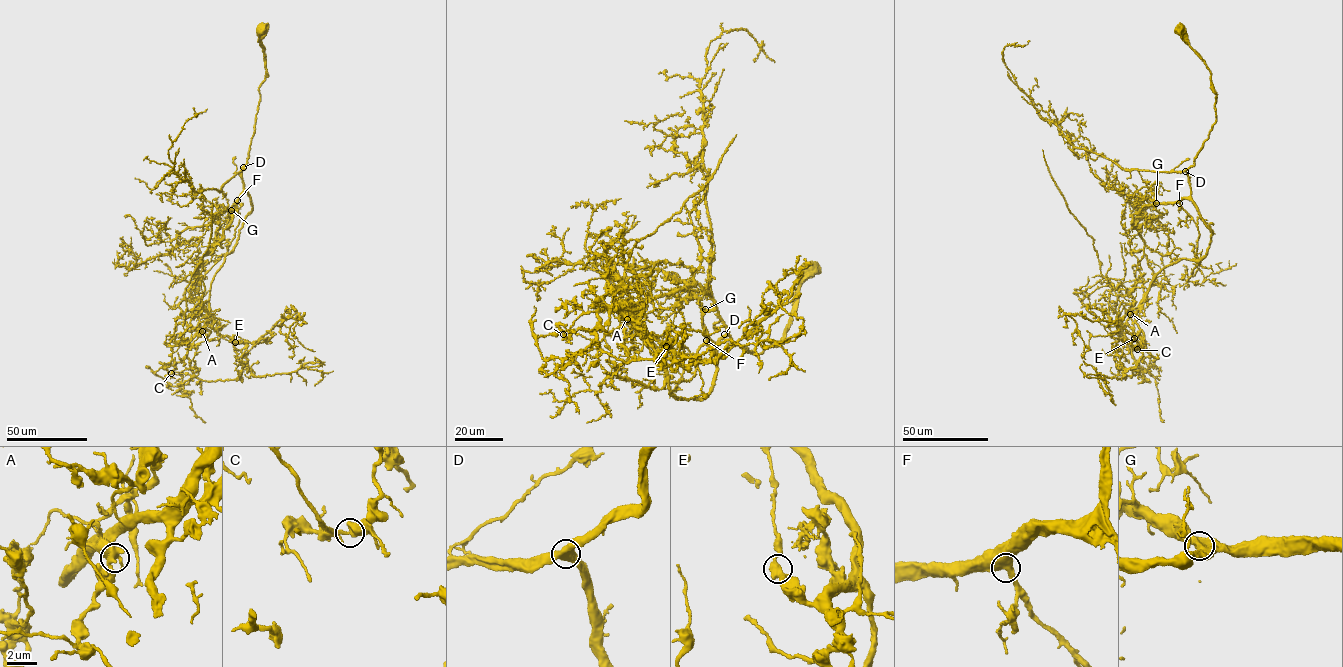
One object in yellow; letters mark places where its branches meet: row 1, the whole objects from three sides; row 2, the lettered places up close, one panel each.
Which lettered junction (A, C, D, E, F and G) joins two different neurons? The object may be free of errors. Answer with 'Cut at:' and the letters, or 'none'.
Cut at: E

